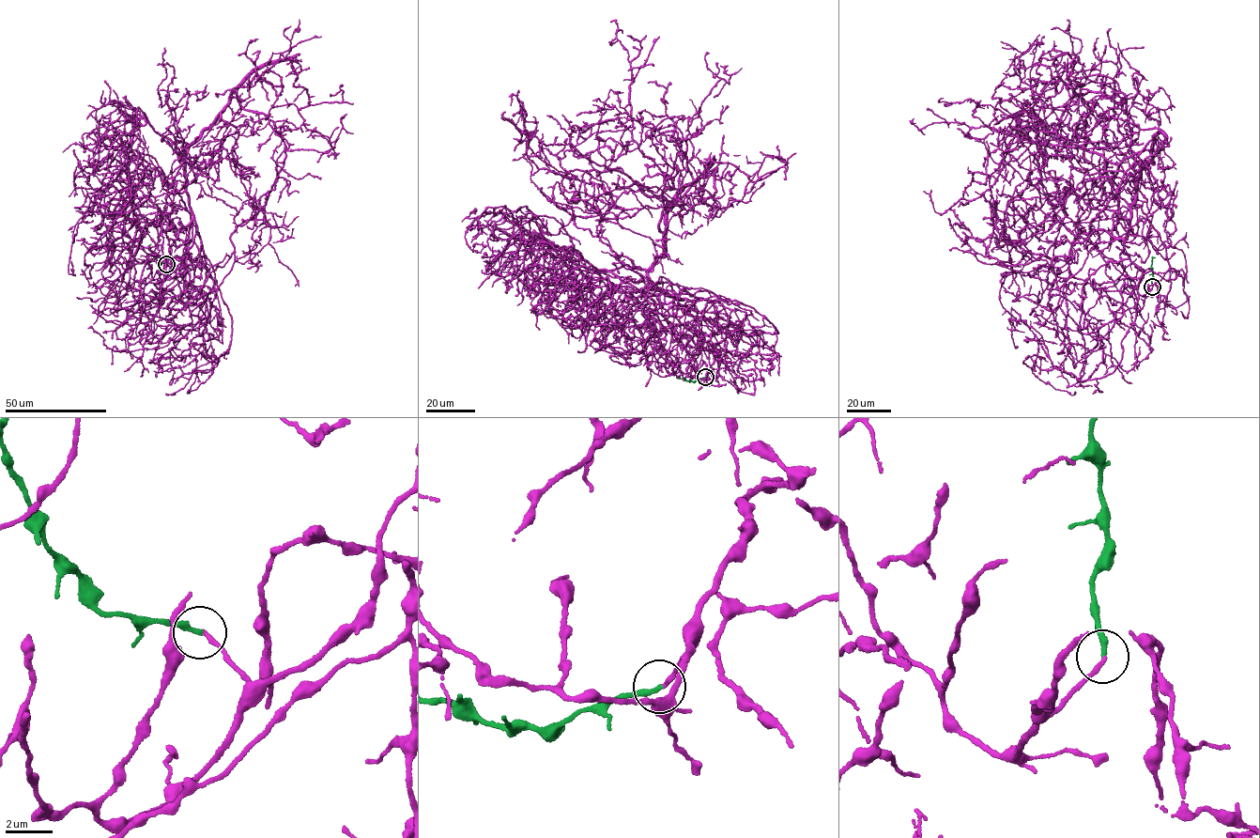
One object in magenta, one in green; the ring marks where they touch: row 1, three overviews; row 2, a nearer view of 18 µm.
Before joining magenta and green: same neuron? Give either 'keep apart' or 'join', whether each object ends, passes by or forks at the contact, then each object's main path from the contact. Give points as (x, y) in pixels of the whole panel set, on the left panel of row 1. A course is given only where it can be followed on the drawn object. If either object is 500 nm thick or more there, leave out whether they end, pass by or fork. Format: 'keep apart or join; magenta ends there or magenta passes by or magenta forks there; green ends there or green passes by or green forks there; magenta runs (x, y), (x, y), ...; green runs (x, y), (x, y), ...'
join; magenta ends there; green ends there; magenta runs (166, 264), (192, 238), (186, 151), (235, 91), (284, 163), (215, 289), (192, 299), (164, 256); green runs (166, 264), (158, 262), (153, 256), (151, 243)

